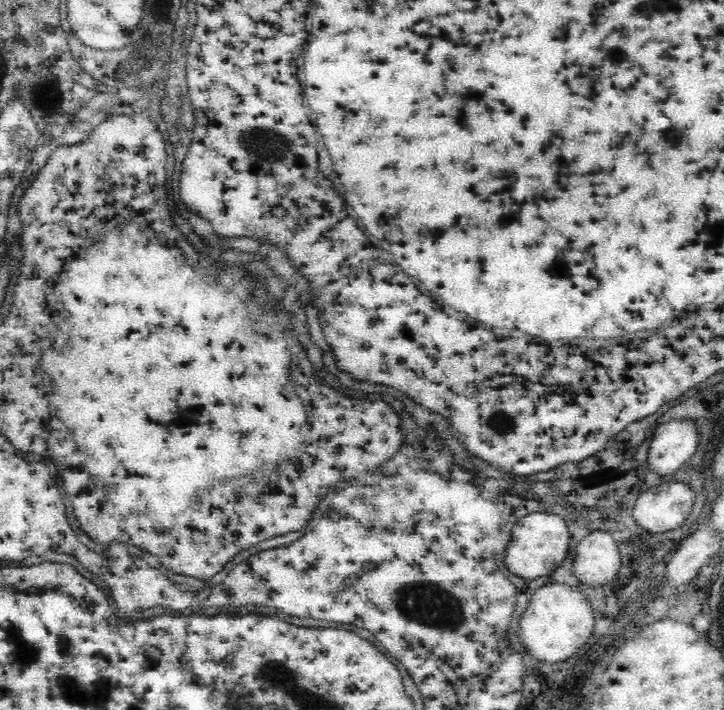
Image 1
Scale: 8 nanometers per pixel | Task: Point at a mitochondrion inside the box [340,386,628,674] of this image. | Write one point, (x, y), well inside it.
(424, 603)

